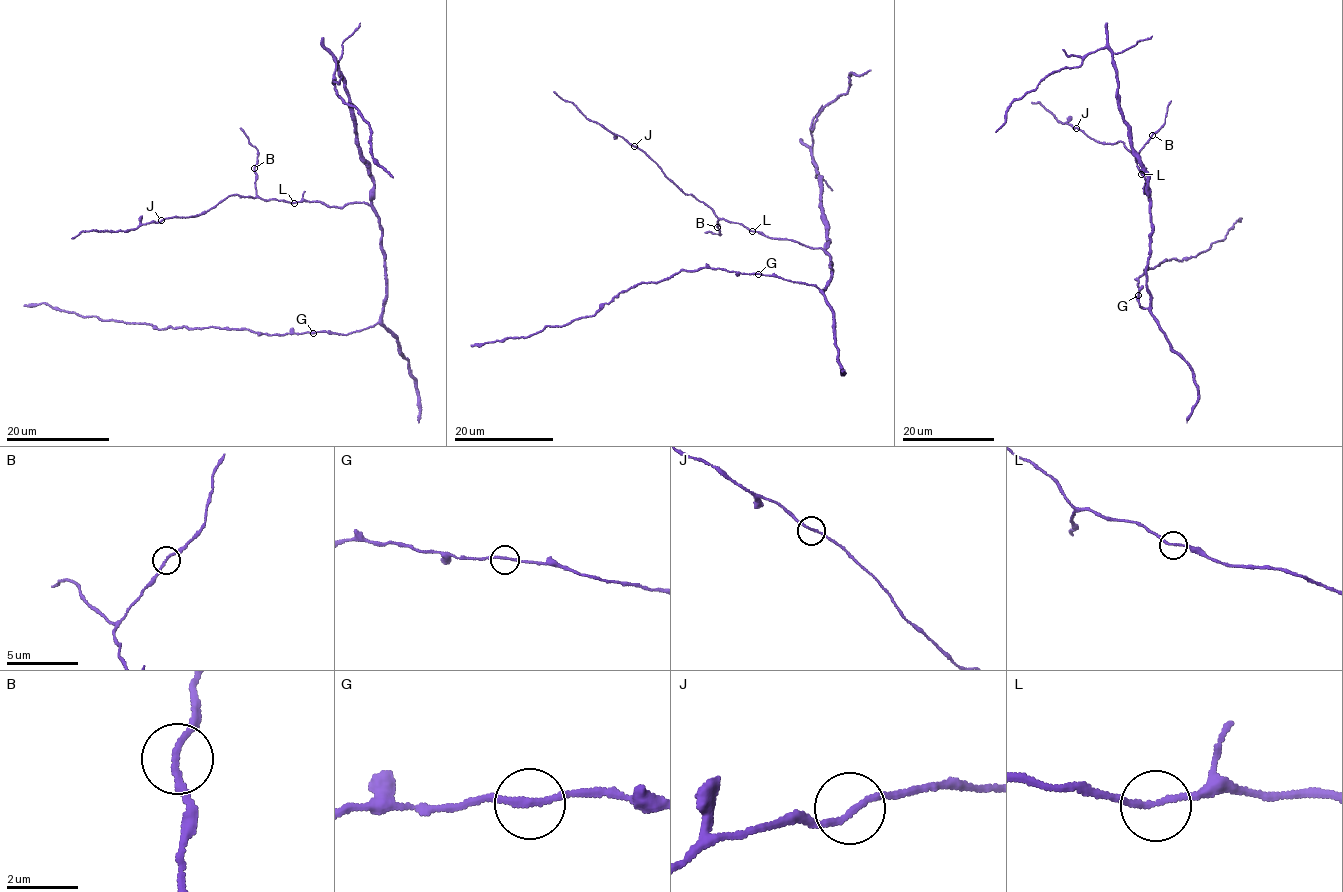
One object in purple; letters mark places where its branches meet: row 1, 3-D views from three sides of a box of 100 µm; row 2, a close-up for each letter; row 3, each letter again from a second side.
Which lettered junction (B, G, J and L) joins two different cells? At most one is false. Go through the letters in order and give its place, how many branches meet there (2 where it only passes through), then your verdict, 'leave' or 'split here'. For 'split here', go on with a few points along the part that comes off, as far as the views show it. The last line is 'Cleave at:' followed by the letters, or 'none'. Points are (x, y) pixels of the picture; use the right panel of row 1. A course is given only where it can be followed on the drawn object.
B: place (1152, 135); branches 2; leave
G: place (1138, 295); branches 2; leave
J: place (1076, 128); branches 2; leave
L: place (1141, 174); branches 2; leave
Cleave at: none

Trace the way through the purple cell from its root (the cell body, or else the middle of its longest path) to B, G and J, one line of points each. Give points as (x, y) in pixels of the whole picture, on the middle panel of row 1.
B: (832, 274), (832, 257), (821, 249), (809, 248), (790, 239), (767, 237), (724, 218), (718, 220), (717, 227)
G: (832, 274), (822, 290), (812, 285), (758, 274)
J: (832, 274), (832, 257), (821, 249), (767, 237), (719, 218), (634, 146)

